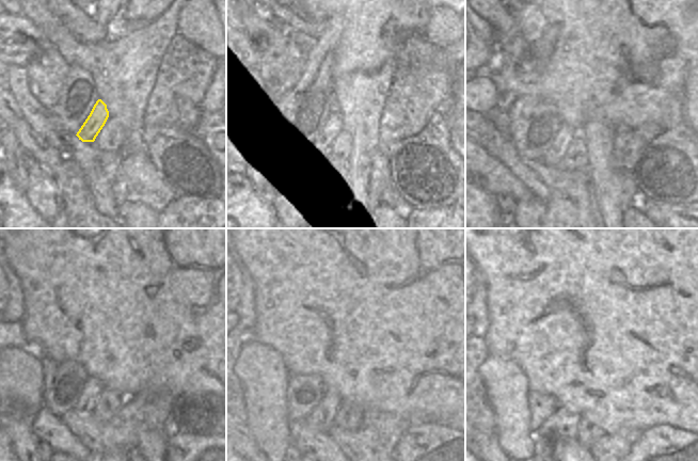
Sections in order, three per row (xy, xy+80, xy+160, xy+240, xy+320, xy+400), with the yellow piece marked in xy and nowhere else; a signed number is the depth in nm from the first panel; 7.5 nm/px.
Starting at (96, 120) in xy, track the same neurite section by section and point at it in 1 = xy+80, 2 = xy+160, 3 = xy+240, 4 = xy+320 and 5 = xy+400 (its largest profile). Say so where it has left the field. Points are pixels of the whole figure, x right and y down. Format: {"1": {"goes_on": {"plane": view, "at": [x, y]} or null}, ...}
{"1": {"goes_on": {"plane": "xy+80", "at": [334, 125]}}, "2": {"goes_on": {"plane": "xy+160", "at": [572, 133]}}, "3": {"goes_on": {"plane": "xy+240", "at": [93, 388]}}, "4": {"goes_on": {"plane": "xy+320", "at": [320, 419]}}, "5": {"goes_on": {"plane": "xy+400", "at": [562, 424]}}}

